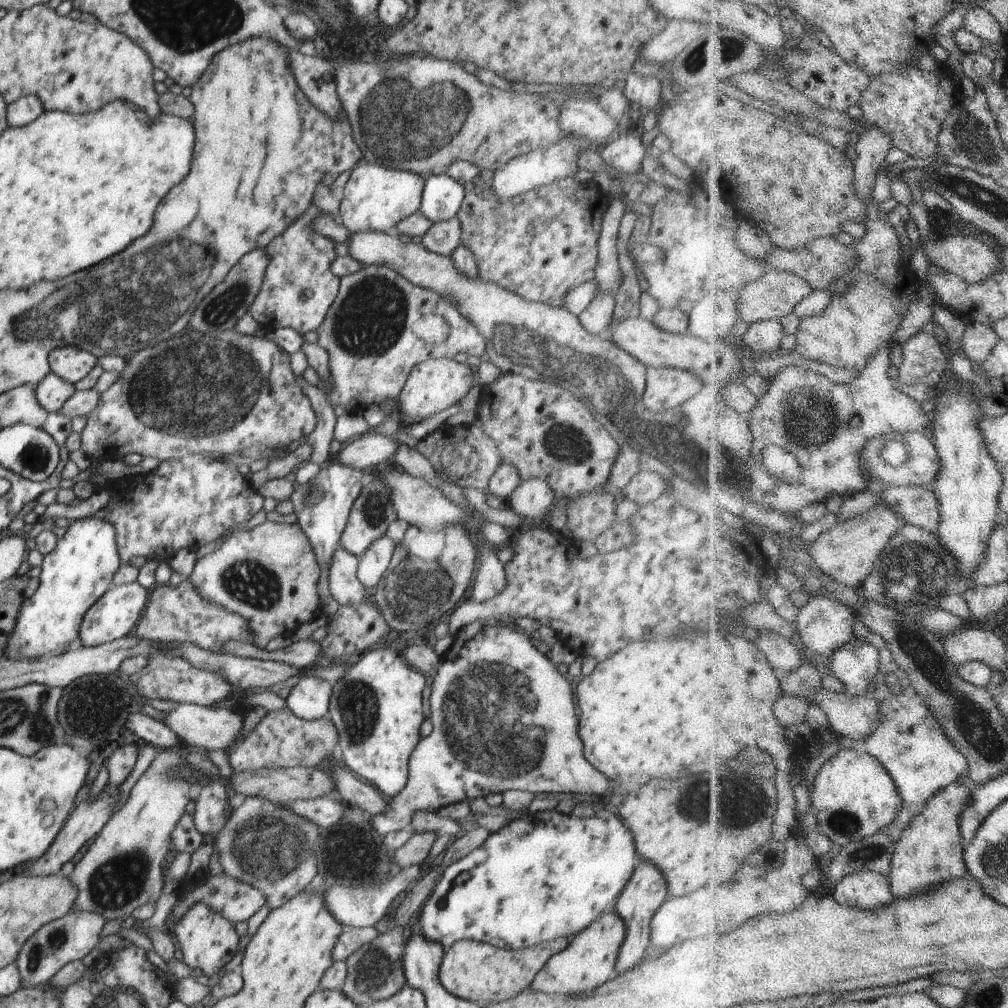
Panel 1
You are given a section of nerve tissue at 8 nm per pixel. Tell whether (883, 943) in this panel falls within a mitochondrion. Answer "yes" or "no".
no

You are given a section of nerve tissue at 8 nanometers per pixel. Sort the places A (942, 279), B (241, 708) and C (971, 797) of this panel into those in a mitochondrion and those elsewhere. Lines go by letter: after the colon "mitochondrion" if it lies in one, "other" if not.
A: other
B: other
C: other

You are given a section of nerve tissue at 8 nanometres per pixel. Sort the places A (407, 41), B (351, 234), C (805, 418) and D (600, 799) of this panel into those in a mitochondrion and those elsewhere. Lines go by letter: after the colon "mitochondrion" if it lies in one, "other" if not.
A: other
B: other
C: mitochondrion
D: other

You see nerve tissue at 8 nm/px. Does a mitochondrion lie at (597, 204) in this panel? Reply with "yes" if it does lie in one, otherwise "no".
no

